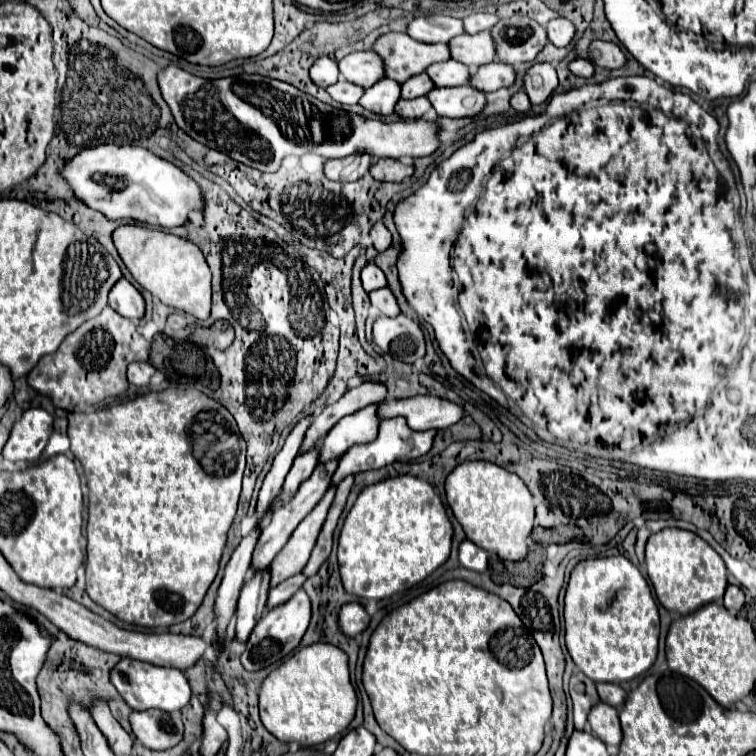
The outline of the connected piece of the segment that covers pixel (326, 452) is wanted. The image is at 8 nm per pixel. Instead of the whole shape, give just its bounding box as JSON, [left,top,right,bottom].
[318,404,378,464]

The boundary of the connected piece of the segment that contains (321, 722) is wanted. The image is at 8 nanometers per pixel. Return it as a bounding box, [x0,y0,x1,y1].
[258,644,356,748]

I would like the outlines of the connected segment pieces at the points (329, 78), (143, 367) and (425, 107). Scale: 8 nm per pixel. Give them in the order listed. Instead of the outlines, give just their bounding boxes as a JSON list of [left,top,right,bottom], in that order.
[[310,56,340,88],[128,362,156,386],[394,96,430,120]]

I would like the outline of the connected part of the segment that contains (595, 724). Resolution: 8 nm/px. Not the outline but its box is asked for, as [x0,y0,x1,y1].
[588,702,622,746]

